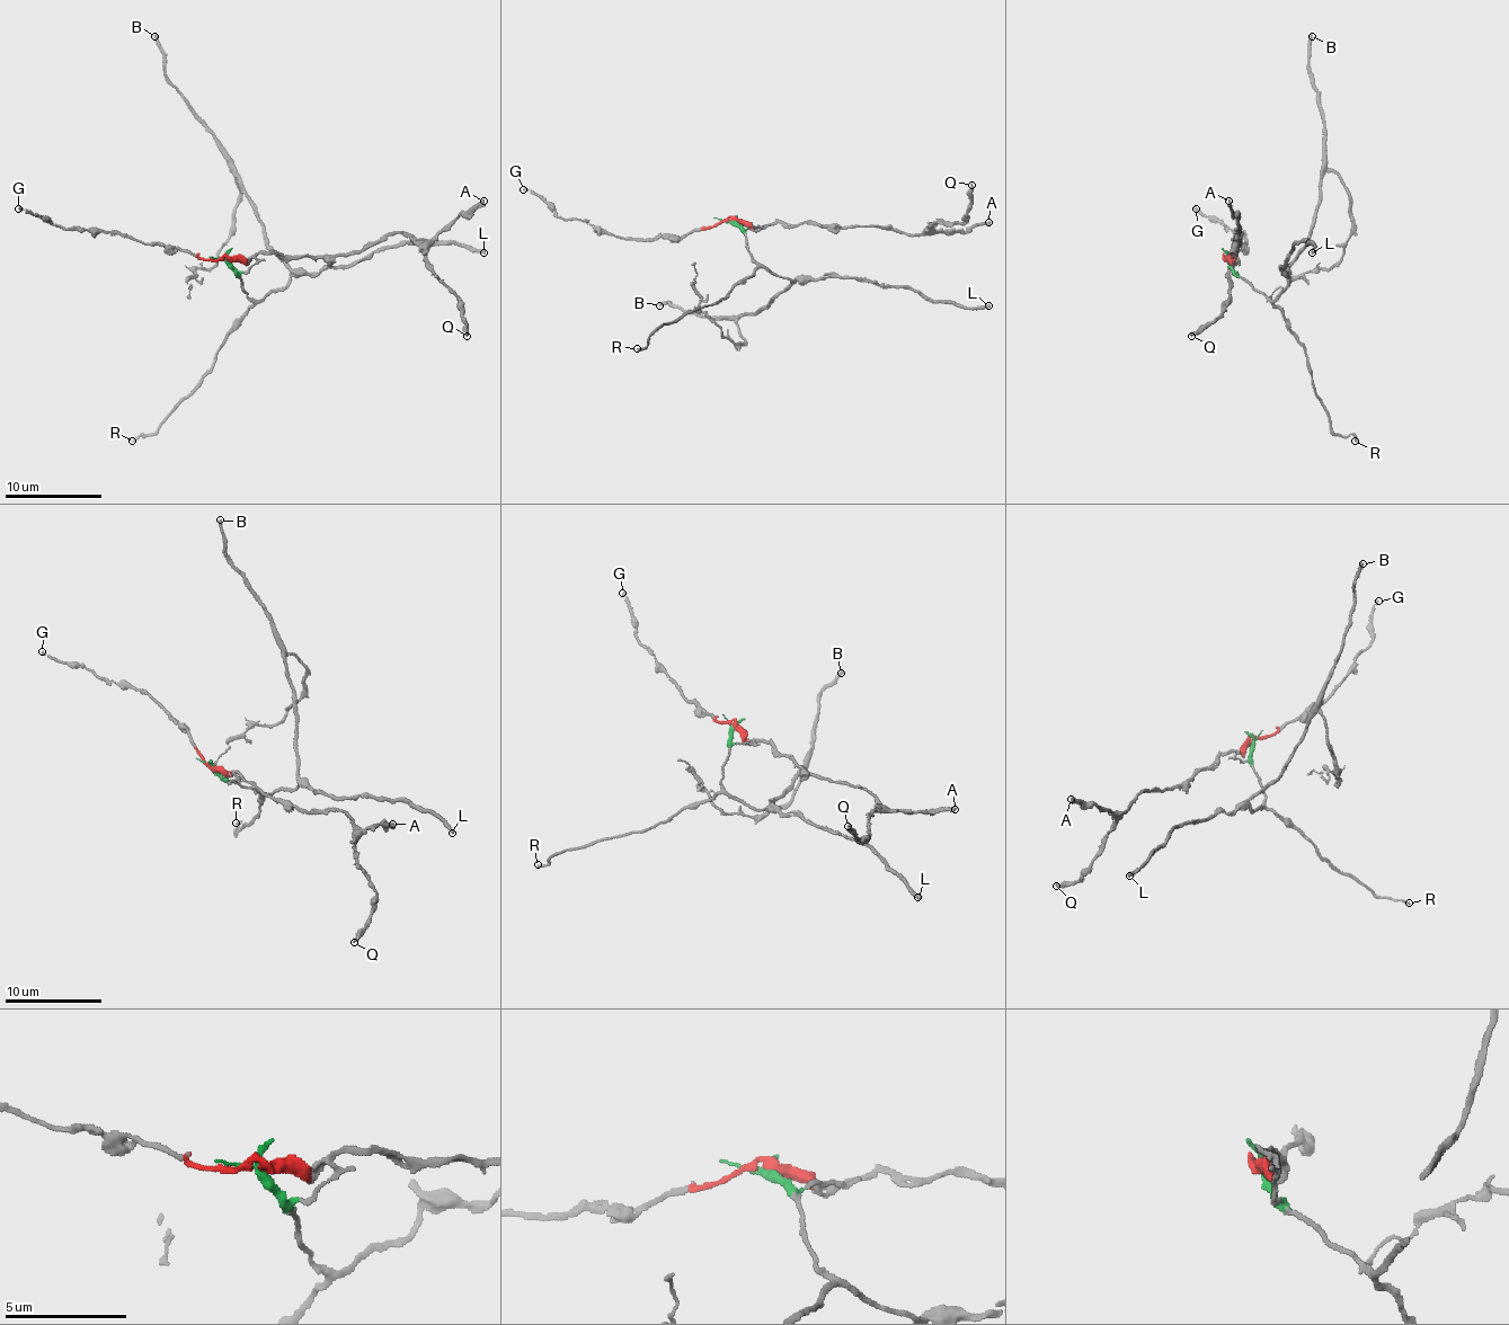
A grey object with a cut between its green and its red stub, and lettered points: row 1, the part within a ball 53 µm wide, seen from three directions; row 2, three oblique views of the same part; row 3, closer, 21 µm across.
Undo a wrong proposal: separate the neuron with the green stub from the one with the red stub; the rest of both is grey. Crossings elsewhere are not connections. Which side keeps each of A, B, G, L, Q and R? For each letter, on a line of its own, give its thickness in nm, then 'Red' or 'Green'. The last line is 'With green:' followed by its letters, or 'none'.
A: Thickness 280 nm. Red
B: Thickness 240 nm. Green
G: Thickness 140 nm. Red
L: Thickness 280 nm. Green
Q: Thickness 280 nm. Red
R: Thickness 170 nm. Green
With green: B, L, R

